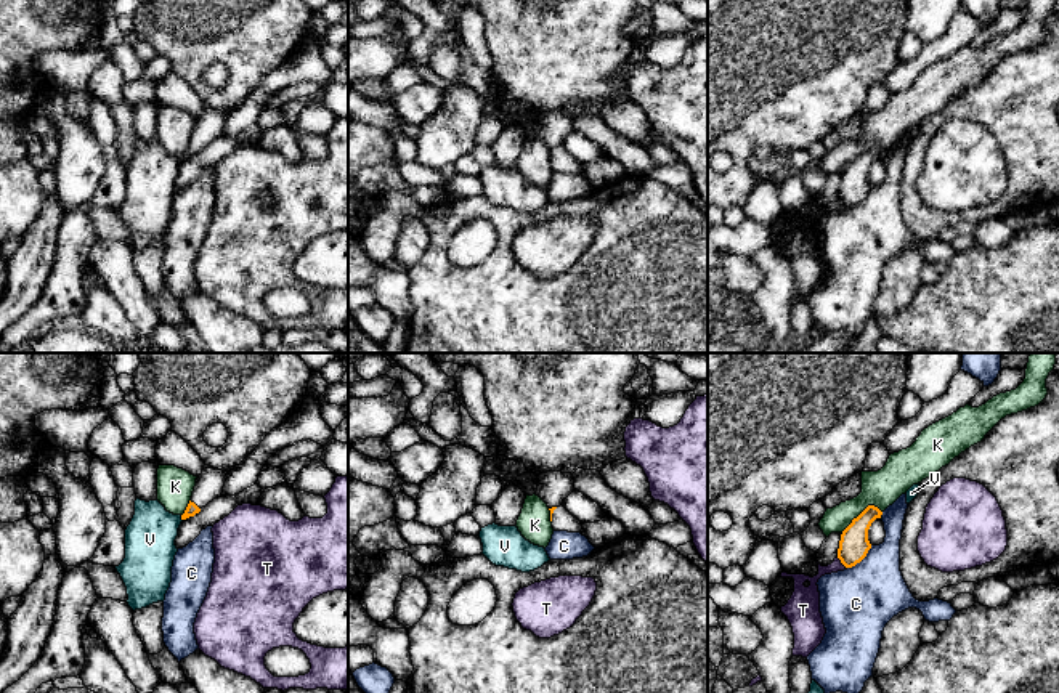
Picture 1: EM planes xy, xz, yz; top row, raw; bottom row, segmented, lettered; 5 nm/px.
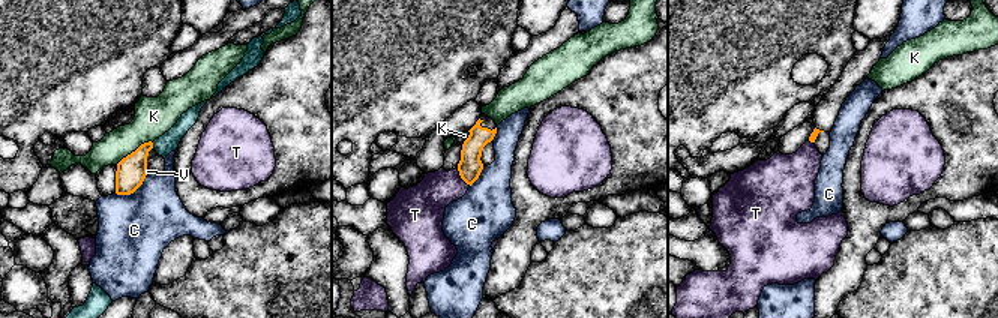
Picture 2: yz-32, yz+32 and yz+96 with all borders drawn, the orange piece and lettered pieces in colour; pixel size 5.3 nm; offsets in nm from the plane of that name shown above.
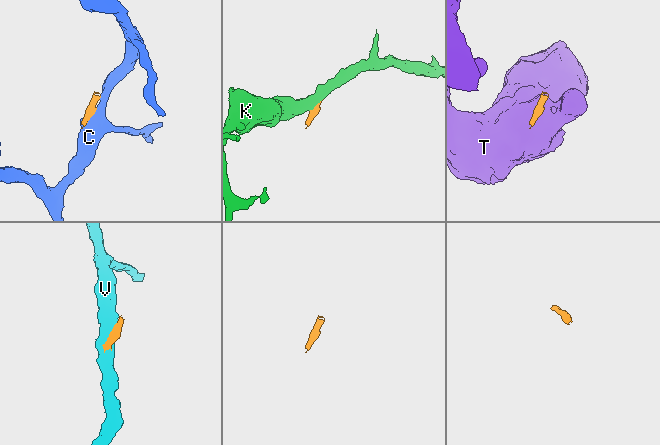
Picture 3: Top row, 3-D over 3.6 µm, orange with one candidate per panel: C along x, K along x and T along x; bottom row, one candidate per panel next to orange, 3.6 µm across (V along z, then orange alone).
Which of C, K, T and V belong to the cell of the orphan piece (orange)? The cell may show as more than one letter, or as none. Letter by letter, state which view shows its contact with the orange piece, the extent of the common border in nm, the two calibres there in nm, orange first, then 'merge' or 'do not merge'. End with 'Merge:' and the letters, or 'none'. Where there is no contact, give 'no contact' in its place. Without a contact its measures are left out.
C: yz | 170 nm | 150/360 nm | do not merge
K: yz | 240 nm | 150/180 nm | do not merge
T: yz | 80 nm | 150/130 nm | do not merge
V: xy | 30 nm | 60/260 nm | do not merge
Merge: none

